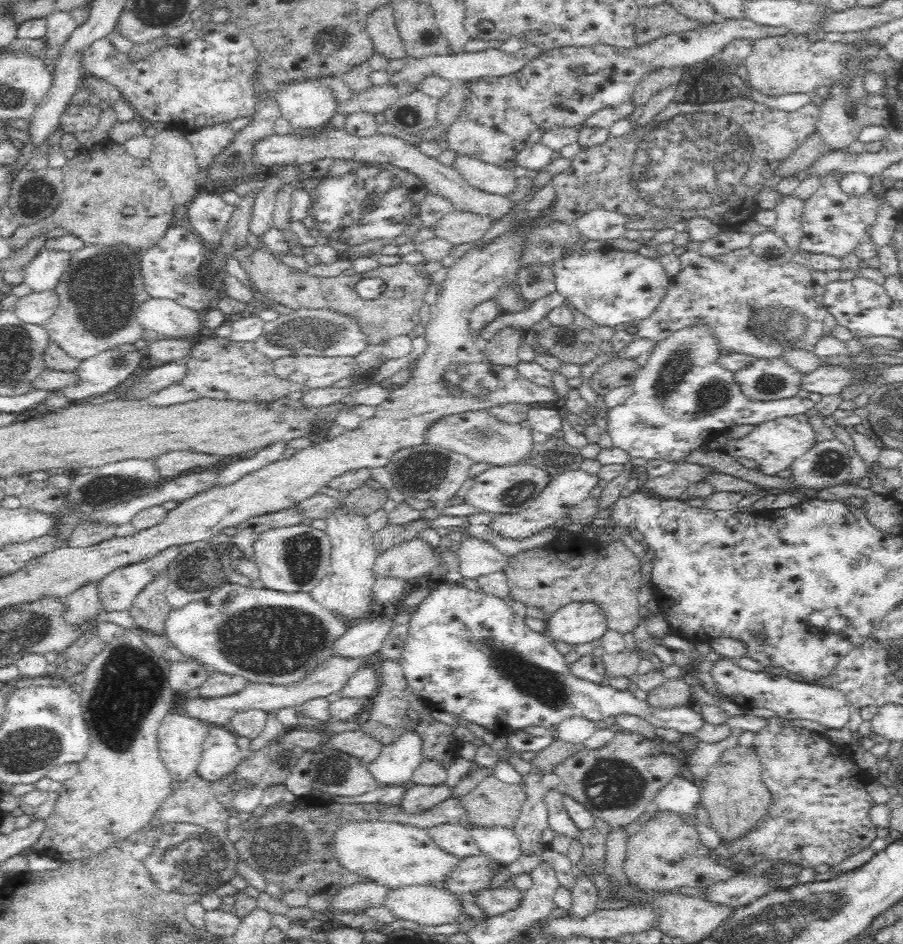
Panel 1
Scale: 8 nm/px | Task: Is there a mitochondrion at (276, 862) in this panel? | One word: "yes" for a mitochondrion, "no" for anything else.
yes

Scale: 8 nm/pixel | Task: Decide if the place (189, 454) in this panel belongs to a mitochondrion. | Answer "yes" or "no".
no

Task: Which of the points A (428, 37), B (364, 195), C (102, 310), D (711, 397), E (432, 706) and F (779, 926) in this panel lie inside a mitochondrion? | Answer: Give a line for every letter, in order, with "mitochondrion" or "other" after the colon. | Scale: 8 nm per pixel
A: other
B: mitochondrion
C: mitochondrion
D: mitochondrion
E: other
F: mitochondrion

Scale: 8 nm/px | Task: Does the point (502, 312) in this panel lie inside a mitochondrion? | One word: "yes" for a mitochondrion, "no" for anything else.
no

